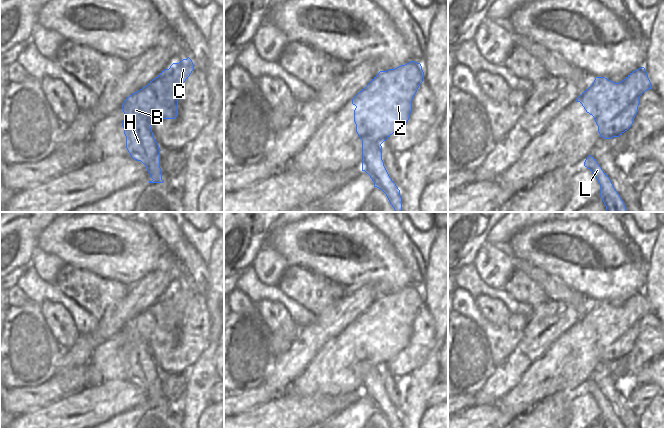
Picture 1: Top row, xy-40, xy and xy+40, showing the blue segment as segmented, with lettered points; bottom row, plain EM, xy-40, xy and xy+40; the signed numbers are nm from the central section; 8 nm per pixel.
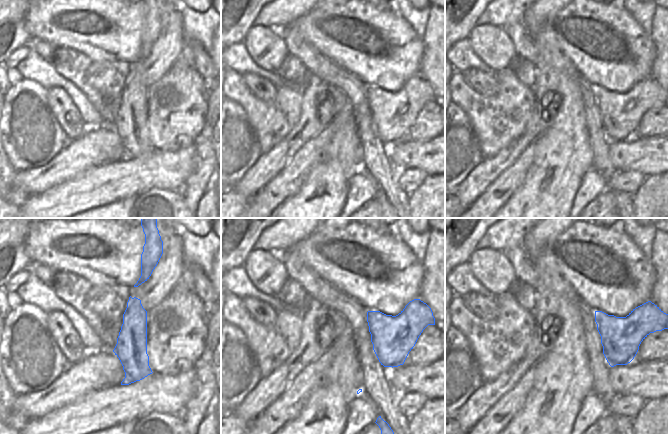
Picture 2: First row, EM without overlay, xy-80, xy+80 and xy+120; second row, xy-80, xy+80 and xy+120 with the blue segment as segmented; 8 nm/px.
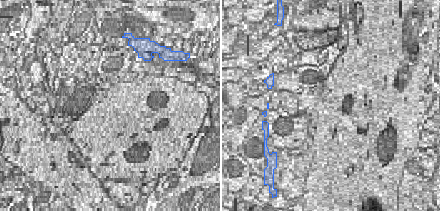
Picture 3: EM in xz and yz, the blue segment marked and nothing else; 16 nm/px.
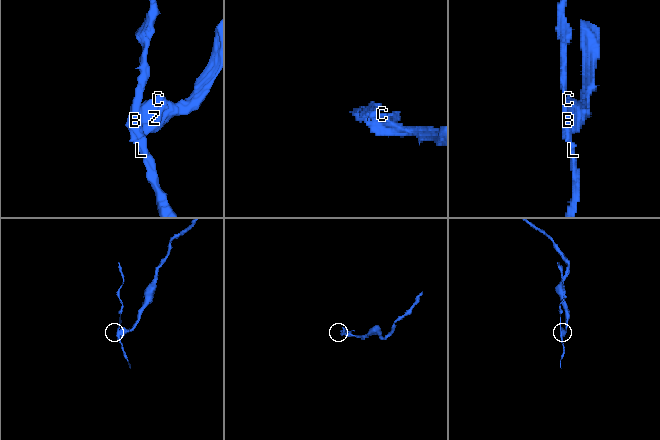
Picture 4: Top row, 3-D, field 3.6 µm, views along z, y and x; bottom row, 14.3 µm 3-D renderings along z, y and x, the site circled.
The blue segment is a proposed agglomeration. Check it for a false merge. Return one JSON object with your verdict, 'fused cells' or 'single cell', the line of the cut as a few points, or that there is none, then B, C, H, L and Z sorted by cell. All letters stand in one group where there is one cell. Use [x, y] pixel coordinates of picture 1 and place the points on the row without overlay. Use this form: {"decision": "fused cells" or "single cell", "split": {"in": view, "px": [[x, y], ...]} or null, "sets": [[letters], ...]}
{"decision": "fused cells", "split": {"in": "xy", "px": [[366, 310], [373, 335], [363, 349], [373, 364], [383, 365]]}, "sets": [["B", "H", "L"], ["C", "Z"]]}

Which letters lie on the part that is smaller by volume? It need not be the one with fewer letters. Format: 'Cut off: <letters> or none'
Cut off: B, H, L

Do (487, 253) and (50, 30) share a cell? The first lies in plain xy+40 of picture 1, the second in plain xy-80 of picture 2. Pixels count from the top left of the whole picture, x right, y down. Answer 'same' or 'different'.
different

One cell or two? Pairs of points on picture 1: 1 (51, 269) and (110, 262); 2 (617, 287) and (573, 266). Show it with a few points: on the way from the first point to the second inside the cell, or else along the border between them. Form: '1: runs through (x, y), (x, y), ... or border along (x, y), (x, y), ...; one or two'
1: border along (43, 250), (56, 255), (66, 264); two
2: runs through (606, 276), (600, 270), (584, 270); one

